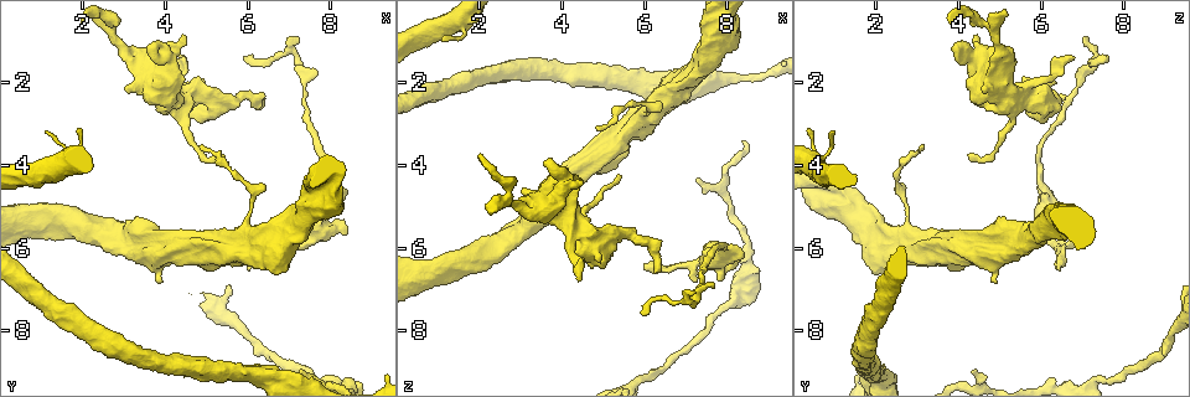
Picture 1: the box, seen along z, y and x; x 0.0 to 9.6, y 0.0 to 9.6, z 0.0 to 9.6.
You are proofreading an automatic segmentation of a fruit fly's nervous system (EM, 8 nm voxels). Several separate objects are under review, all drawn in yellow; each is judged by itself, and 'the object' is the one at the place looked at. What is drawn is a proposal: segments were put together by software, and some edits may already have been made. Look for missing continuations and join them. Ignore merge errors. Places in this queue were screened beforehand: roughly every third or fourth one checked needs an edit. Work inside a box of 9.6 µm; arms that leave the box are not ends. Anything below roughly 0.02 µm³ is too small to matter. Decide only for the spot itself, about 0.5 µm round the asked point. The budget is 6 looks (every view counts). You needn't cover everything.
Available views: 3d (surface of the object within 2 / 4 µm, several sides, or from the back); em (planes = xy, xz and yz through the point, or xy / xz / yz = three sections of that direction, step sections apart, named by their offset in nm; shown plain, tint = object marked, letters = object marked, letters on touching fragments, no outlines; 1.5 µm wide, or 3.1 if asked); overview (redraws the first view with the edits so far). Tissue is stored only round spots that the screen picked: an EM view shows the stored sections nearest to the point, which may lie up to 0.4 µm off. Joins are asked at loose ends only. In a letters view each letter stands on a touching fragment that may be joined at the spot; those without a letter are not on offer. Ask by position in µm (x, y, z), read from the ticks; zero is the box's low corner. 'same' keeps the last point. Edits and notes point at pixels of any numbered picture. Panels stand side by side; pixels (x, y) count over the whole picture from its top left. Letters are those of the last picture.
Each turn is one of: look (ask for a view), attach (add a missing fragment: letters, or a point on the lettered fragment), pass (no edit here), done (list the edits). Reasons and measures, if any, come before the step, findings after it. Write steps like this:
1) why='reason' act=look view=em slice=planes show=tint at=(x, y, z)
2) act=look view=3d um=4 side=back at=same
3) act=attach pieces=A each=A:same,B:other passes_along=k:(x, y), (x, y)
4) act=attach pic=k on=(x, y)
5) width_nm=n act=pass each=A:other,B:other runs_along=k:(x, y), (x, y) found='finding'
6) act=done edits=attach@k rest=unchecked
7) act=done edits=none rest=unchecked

why='an open end' act=look view=em slice=yz step=8 show=letters at=(3.90, 6.85, 4.95)

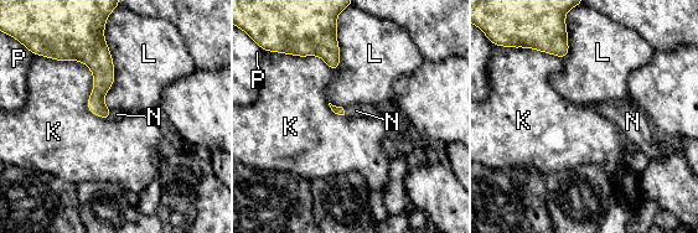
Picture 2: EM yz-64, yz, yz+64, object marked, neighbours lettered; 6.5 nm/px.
act=attach pieces=N each=K:other,L:other,N:same,P:other found='the cell continues'

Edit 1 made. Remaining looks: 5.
why='branch stops here' act=look view=em slice=yz step=4 show=letters at=(6.30, 2.35, 6.55)

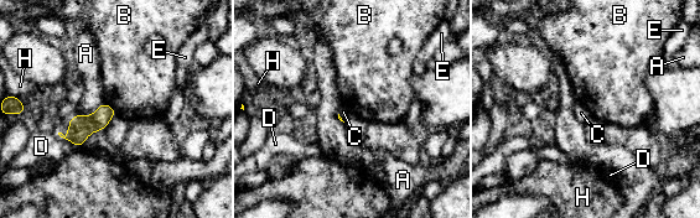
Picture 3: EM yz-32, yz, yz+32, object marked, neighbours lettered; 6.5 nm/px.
act=pass each=A:other,B:other,C:other,D:other,E:other,H:other found='no lettered fragment goes on from it'

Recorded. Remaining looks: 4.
why='thick end' act=look view=3d um=4 at=(8.25, 4.60, 6.00)

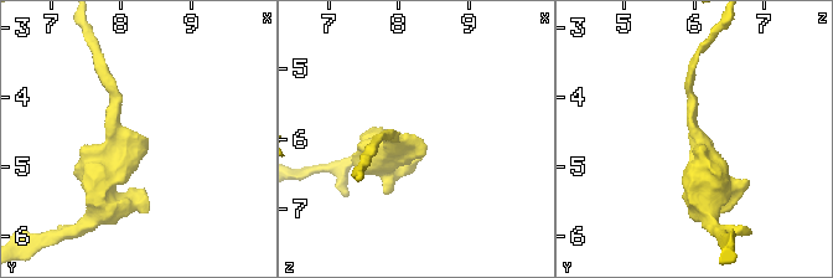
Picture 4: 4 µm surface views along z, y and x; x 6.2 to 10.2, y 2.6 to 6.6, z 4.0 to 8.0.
why='now the EM' act=look view=em slice=planes show=letters at=(8.30, 4.60, 6.00)

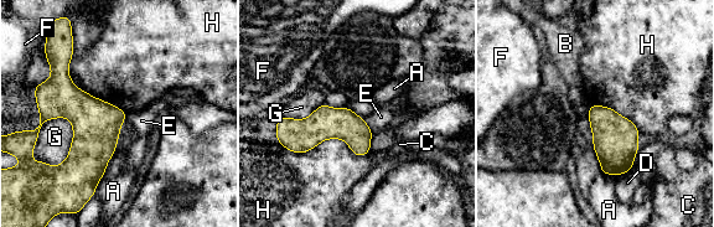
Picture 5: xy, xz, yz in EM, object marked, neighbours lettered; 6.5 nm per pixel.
act=pass each=A:other,B:other,C:other,D:other,E:other,F:other,G:other,H:other runs_along=5:(283, 123), (346, 128), (367, 149) found='none of them fits'

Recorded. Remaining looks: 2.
act=done edits=attach@2 rest=unchecked

